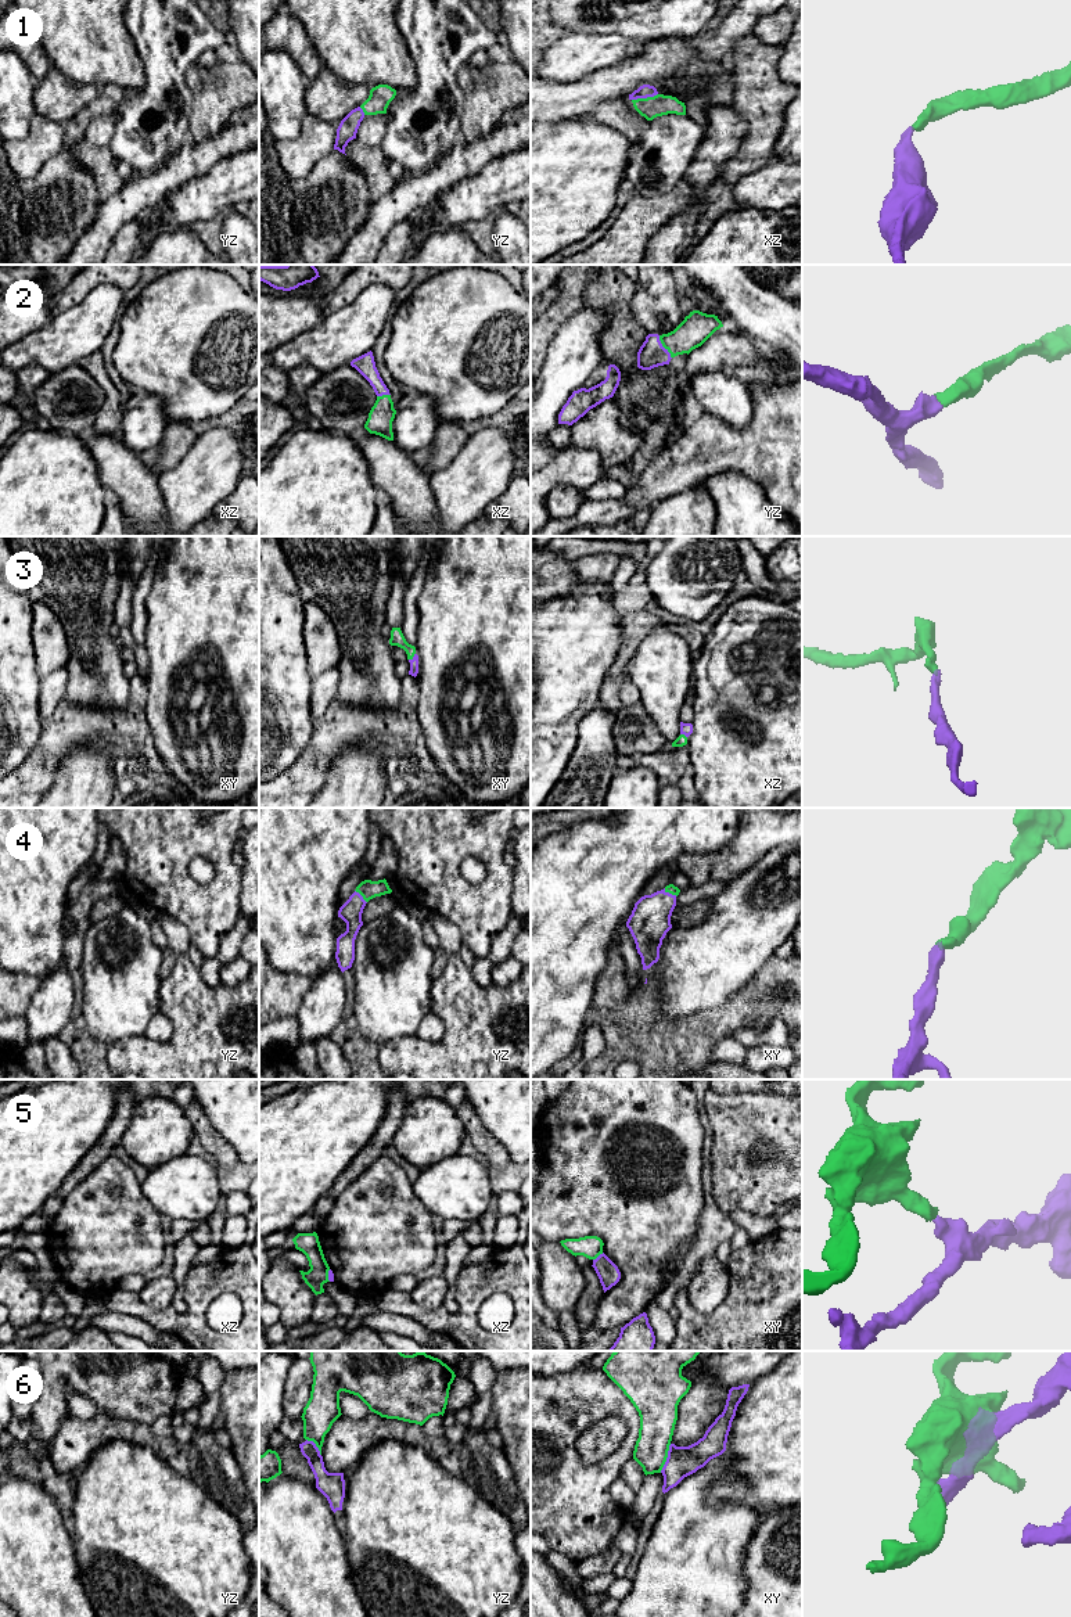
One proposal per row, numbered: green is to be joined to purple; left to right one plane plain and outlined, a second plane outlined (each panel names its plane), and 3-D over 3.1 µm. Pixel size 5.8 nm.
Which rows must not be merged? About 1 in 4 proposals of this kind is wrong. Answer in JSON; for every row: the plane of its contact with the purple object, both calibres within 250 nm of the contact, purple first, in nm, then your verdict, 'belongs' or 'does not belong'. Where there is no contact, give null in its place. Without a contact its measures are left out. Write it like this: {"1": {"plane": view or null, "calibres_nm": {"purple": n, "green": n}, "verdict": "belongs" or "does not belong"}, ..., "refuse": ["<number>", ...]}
{"1": {"plane": "xz", "calibres_nm": {"purple": 80, "green": 130}, "verdict": "belongs"}, "2": {"plane": "yz", "calibres_nm": {"purple": 160, "green": 180}, "verdict": "belongs"}, "3": {"plane": "xy", "calibres_nm": {"purple": 50, "green": 80}, "verdict": "belongs"}, "4": {"plane": "xy", "calibres_nm": {"purple": 240, "green": 60}, "verdict": "belongs"}, "5": {"plane": "xy", "calibres_nm": {"purple": 130, "green": 130}, "verdict": "does not belong"}, "6": {"plane": "xy", "calibres_nm": {"purple": 180, "green": 220}, "verdict": "does not belong"}, "refuse": ["5", "6"]}

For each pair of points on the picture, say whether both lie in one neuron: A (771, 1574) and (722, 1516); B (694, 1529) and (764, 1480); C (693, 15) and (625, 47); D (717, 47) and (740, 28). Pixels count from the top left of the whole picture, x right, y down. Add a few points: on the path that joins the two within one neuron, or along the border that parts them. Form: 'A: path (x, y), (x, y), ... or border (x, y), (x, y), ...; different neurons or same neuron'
A: border (761, 1519), (744, 1558), (744, 1576), (747, 1580); different neurons
B: border (710, 1488), (711, 1504), (741, 1502), (761, 1517); different neurons
C: border (608, 33), (638, 38), (646, 42); different neurons
D: path (722, 42), (735, 29); same neuron

